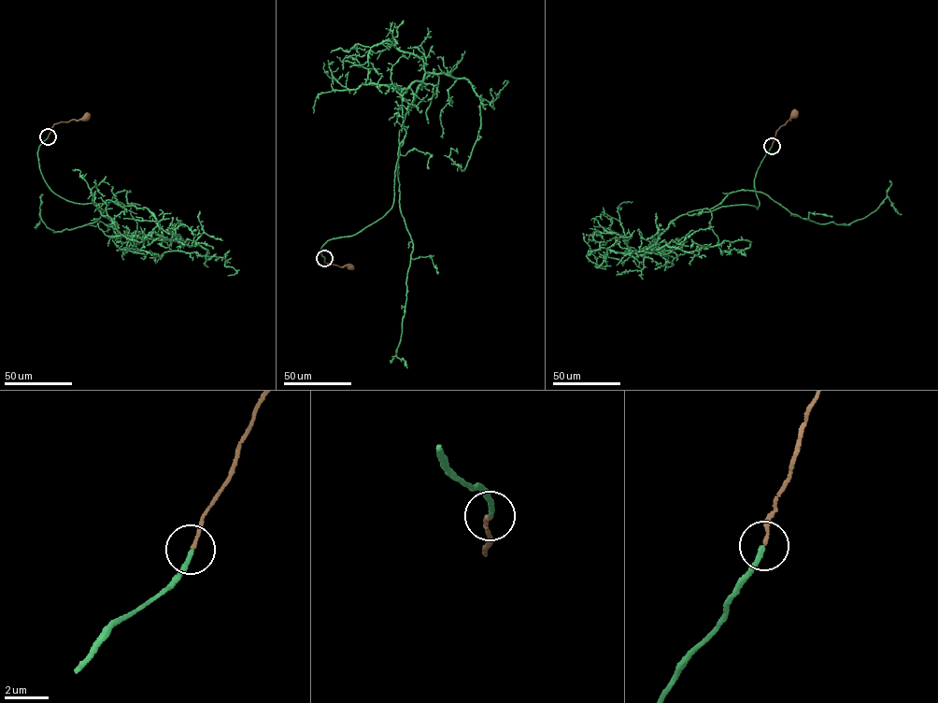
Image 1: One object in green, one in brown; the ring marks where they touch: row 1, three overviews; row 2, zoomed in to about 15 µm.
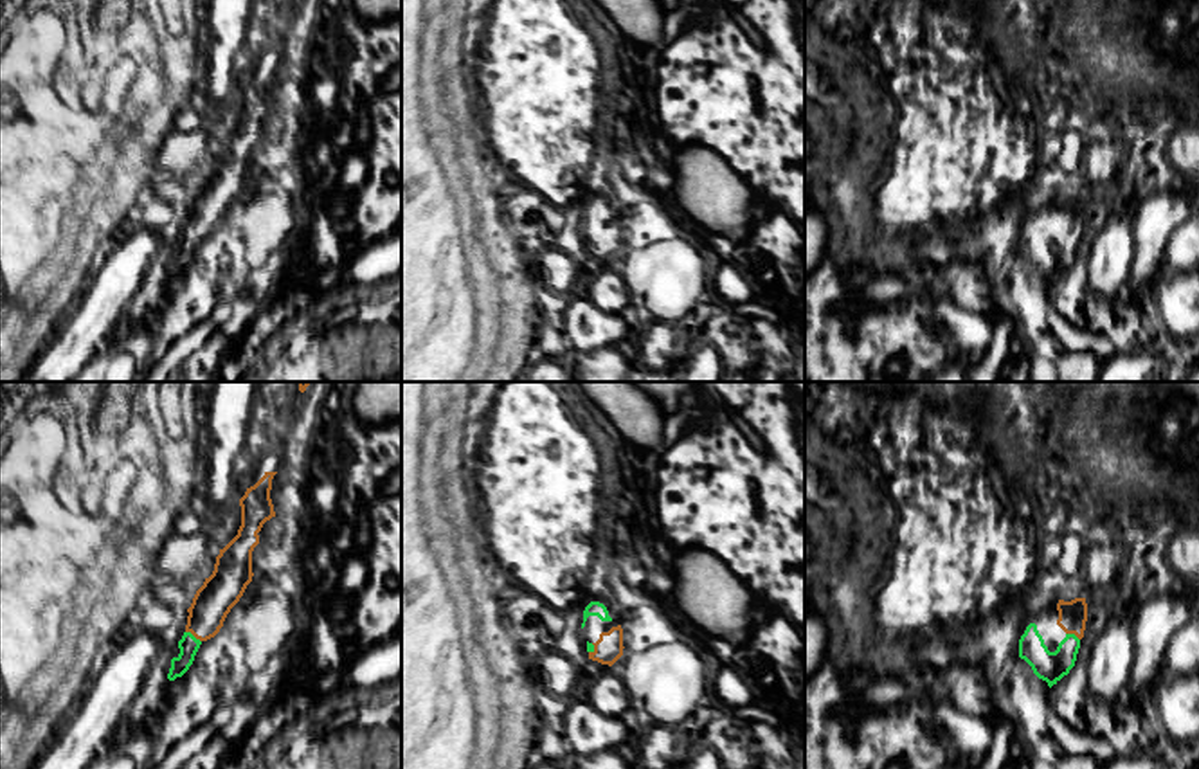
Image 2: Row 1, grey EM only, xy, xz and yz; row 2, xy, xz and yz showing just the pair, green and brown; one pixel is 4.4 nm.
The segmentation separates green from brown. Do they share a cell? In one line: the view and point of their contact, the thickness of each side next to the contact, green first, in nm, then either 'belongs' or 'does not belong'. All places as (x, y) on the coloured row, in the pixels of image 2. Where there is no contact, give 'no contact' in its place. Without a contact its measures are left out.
xy (191, 634) | 90/170 nm | belongs

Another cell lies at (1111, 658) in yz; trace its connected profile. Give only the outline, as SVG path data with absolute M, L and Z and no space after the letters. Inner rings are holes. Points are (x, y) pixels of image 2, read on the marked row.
M1123 594L1114 603L1113 618L1095 638L1089 656L1089 695L1118 710L1123 710L1134 663L1132 605L1136 600L1136 594Z

